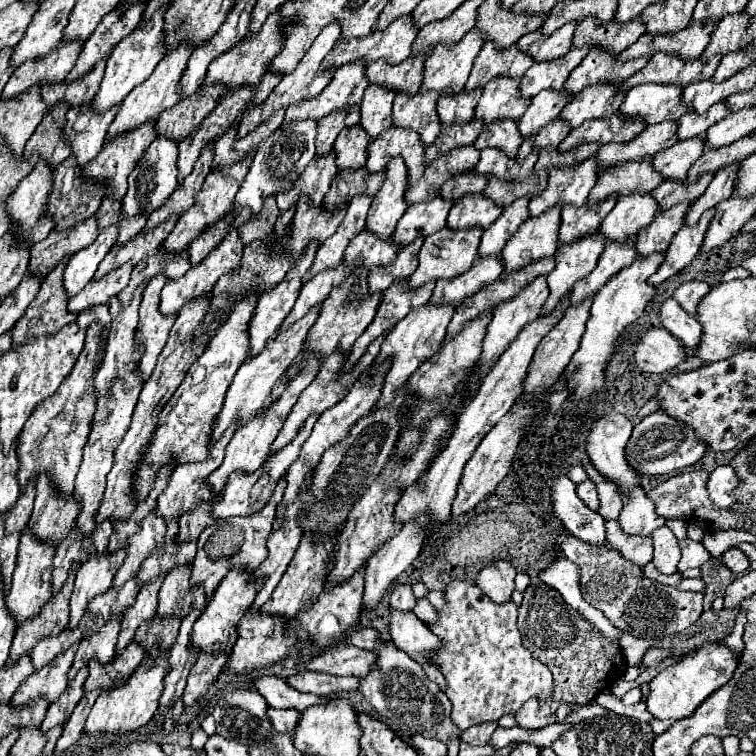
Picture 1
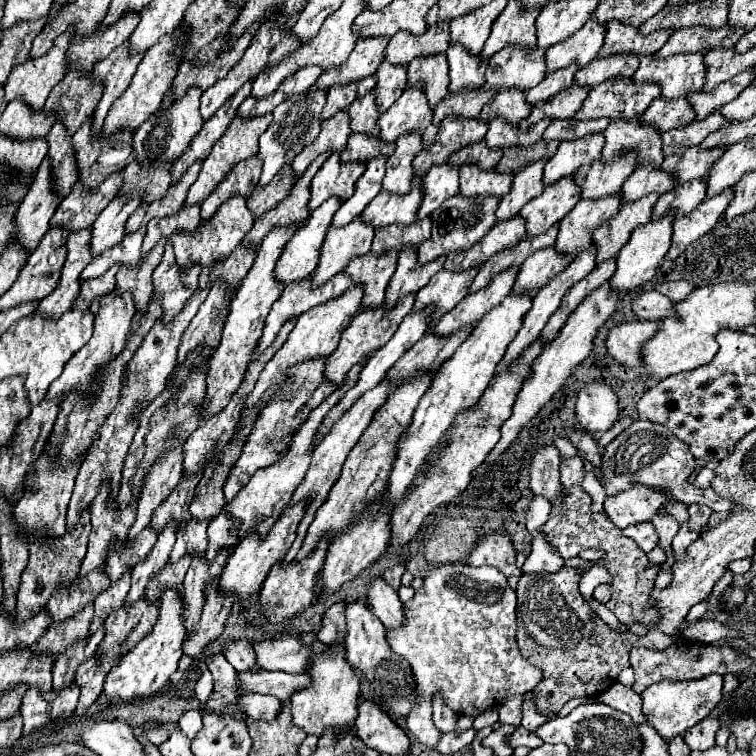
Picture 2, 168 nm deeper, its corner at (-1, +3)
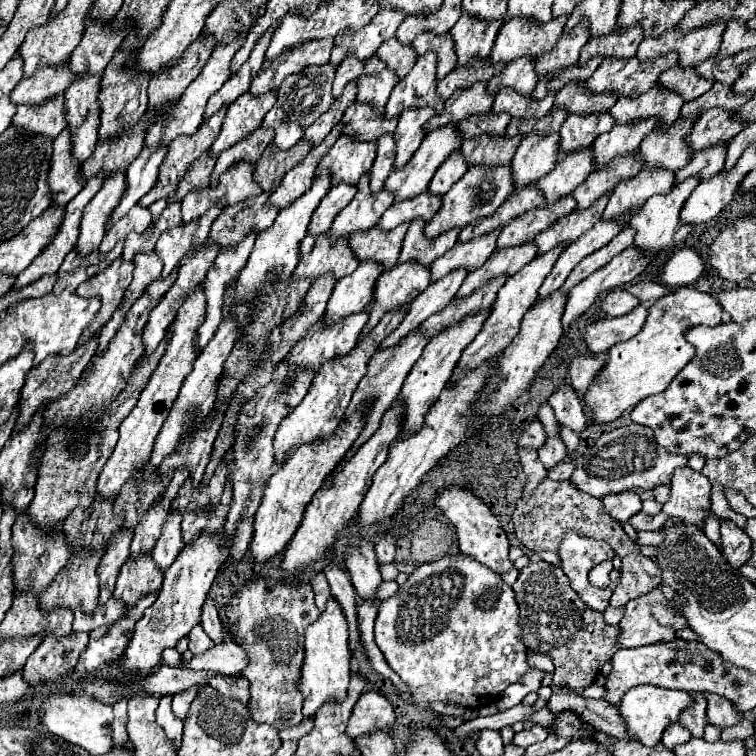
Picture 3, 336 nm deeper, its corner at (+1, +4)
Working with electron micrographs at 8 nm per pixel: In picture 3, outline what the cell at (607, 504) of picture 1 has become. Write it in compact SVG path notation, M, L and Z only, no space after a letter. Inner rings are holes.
M562 384L550 398L548 404L552 406L556 420L560 422L560 426L570 428L576 434L582 434L586 428L586 418L580 406L580 398L574 394L574 390L570 388L570 384Z

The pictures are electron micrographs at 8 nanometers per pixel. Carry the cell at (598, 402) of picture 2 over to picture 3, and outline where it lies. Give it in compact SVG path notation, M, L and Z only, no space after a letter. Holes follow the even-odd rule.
M578 356L570 362L568 374L570 374L570 386L574 388L574 392L582 398L590 384L594 382L594 378L600 374L602 370L602 362L596 356Z

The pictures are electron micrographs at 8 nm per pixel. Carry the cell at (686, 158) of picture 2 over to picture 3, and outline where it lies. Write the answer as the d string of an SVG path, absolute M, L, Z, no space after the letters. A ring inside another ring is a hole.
M706 110L694 122L690 134L686 136L686 144L690 146L692 154L706 150L714 144L730 142L744 126L736 126L736 122L728 122L732 114L724 114L724 110Z

